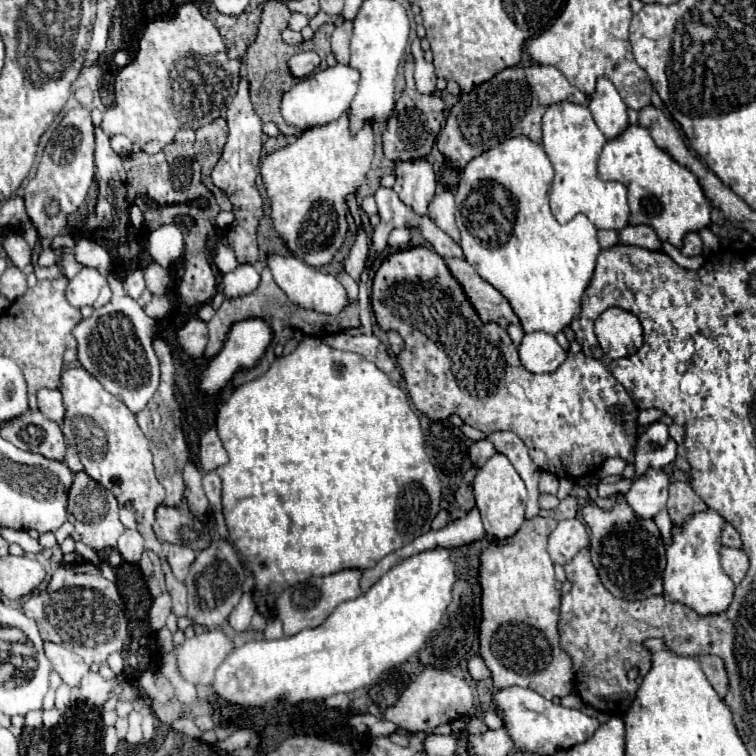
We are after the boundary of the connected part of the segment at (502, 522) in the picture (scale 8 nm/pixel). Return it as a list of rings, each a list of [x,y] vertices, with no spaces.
[[[494,454],[476,474],[474,478],[474,498],[476,498],[476,506],[484,518],[484,526],[486,532],[494,538],[508,538],[514,532],[518,532],[518,528],[524,522],[524,510],[526,510],[526,502],[528,502],[528,492],[524,486],[524,480],[520,478],[520,474],[514,470],[512,462],[504,456],[504,454]]]

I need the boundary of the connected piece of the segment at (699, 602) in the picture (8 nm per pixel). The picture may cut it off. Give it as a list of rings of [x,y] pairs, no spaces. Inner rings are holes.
[[[706,510],[694,514],[682,528],[674,528],[674,542],[666,548],[668,566],[664,570],[664,596],[670,602],[680,602],[692,608],[698,616],[710,616],[724,612],[734,596],[734,582],[720,568],[720,532],[724,518]]]

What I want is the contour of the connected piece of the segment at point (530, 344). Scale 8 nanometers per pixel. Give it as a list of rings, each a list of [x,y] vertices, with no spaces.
[[[546,332],[524,334],[518,354],[522,366],[534,374],[554,372],[566,360],[566,352],[560,348],[556,338]]]

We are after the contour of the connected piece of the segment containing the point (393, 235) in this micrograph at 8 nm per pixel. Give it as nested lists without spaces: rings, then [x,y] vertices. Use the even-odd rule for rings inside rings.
[[[394,228],[388,236],[388,246],[396,252],[398,248],[408,246],[412,240],[412,228]]]

